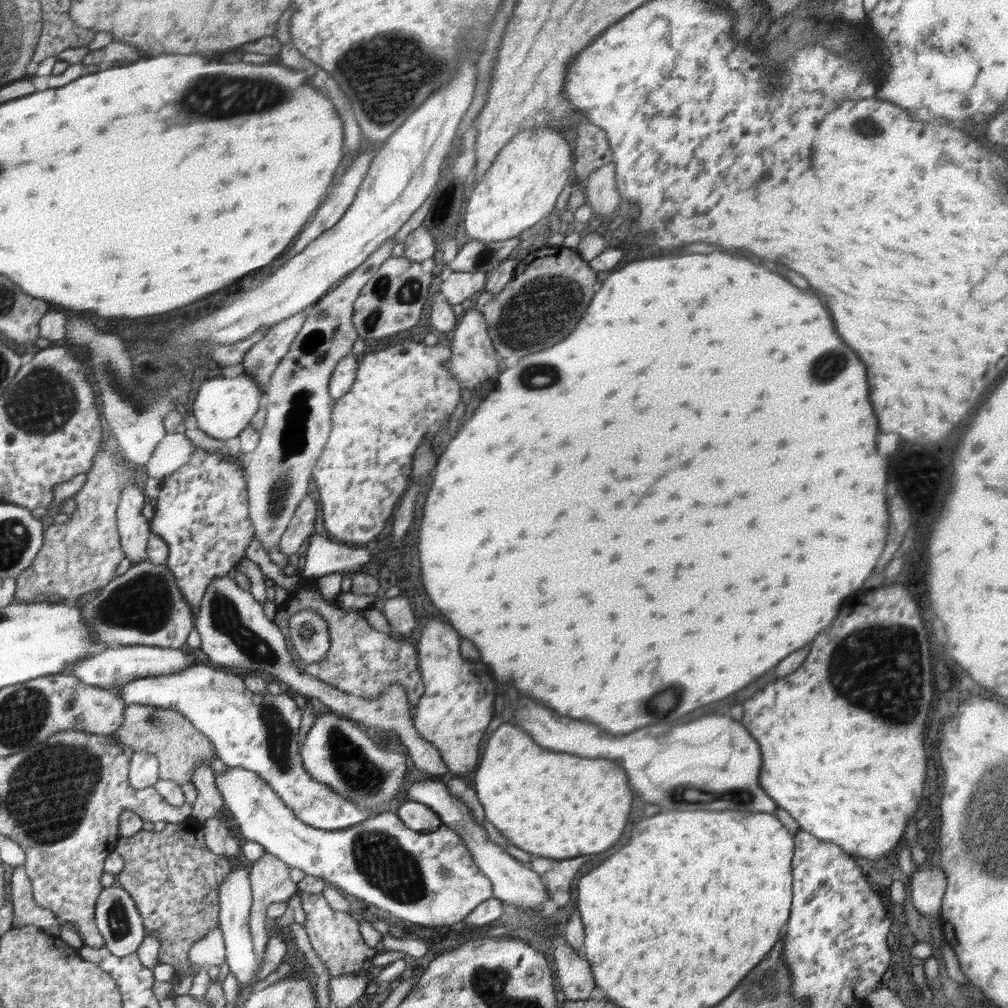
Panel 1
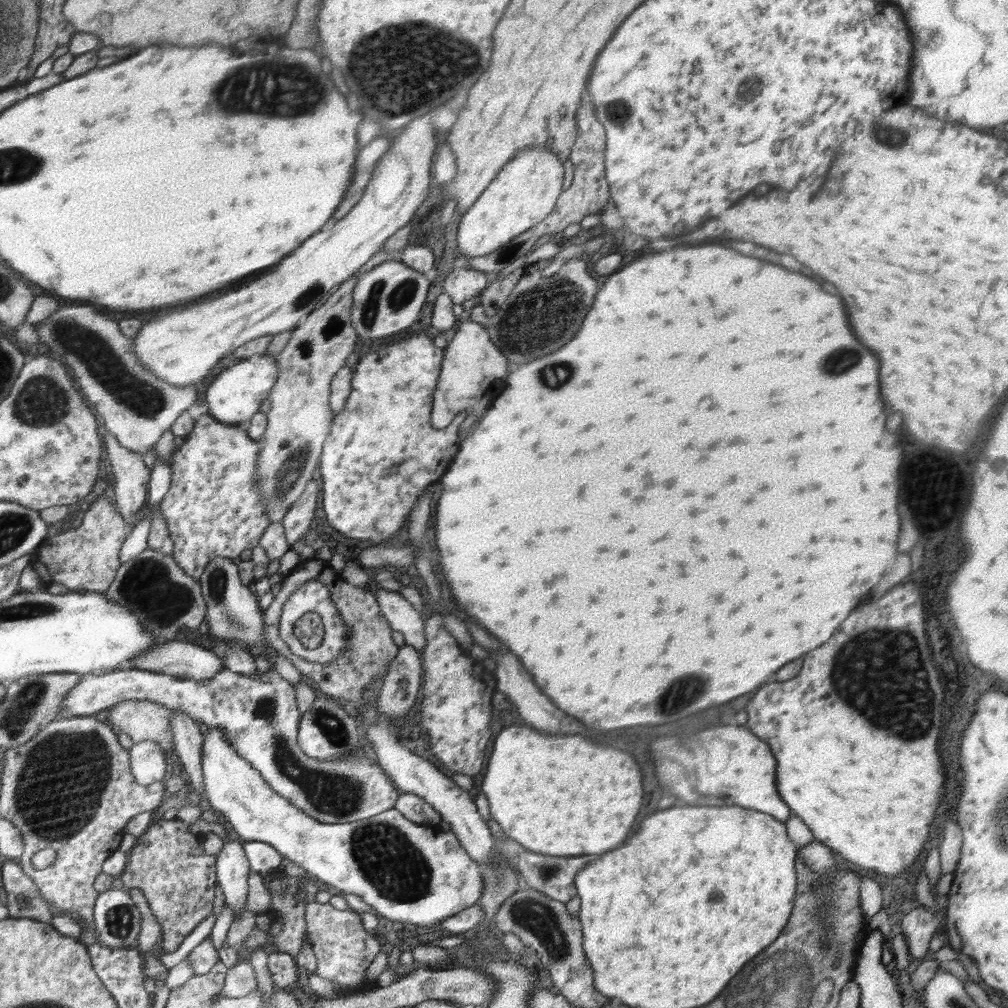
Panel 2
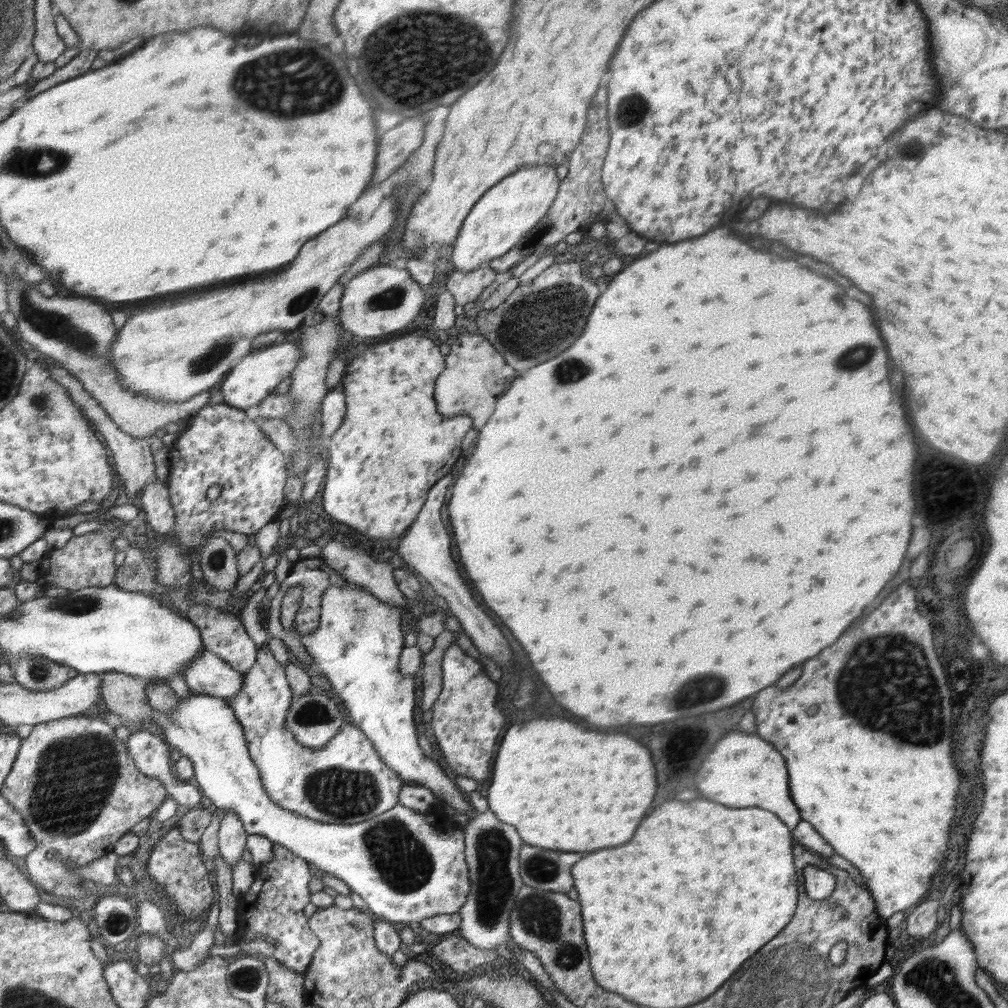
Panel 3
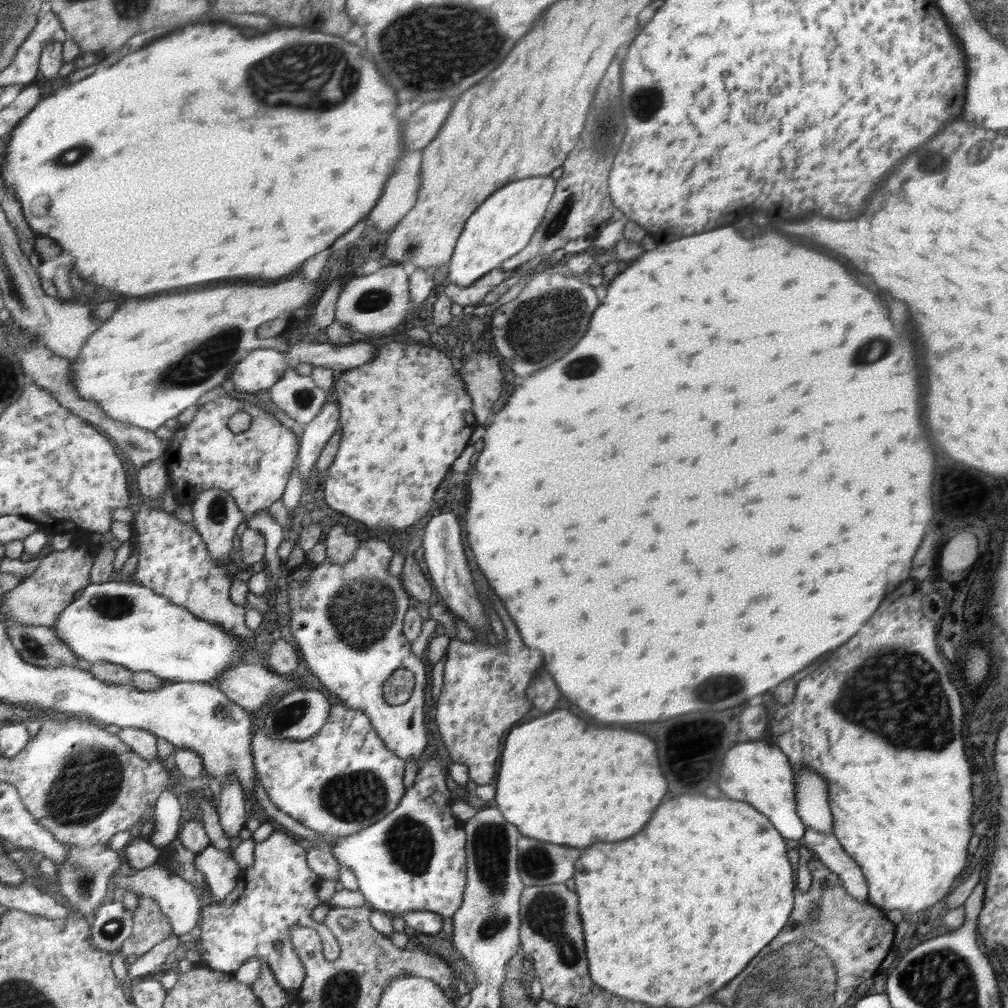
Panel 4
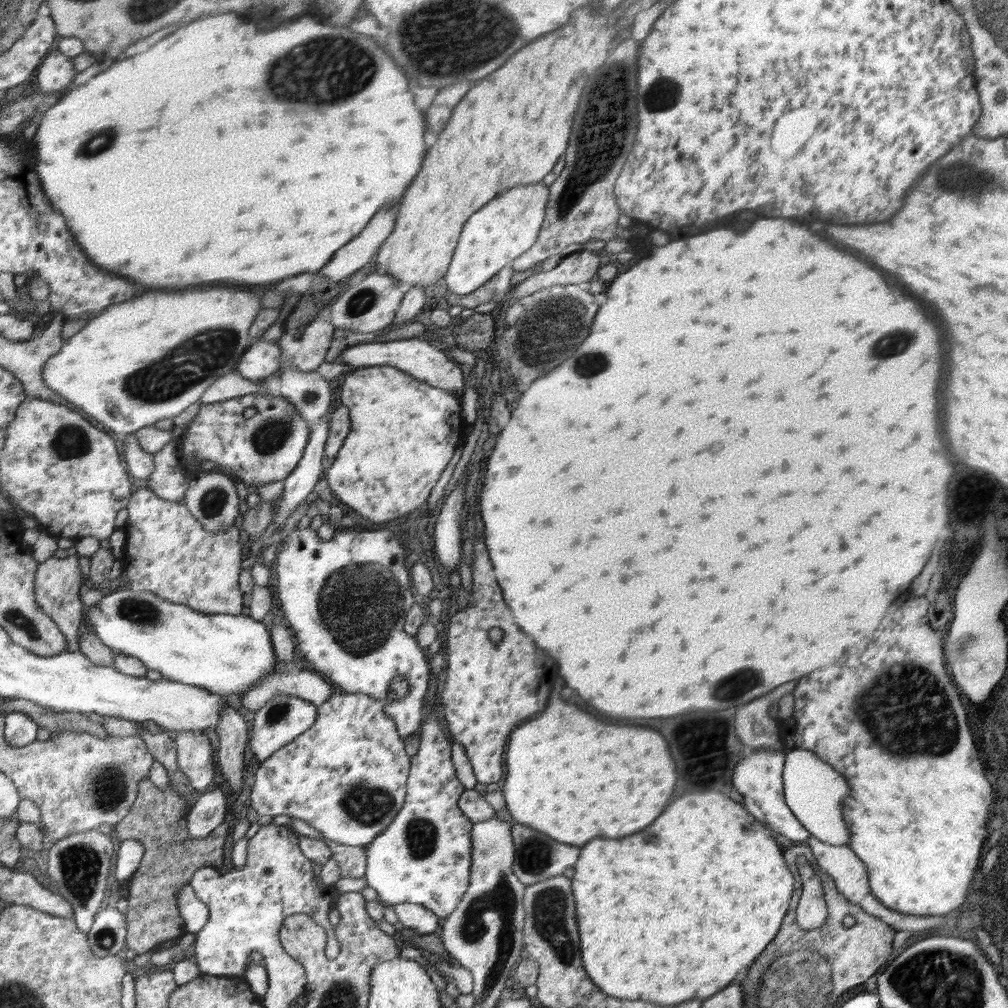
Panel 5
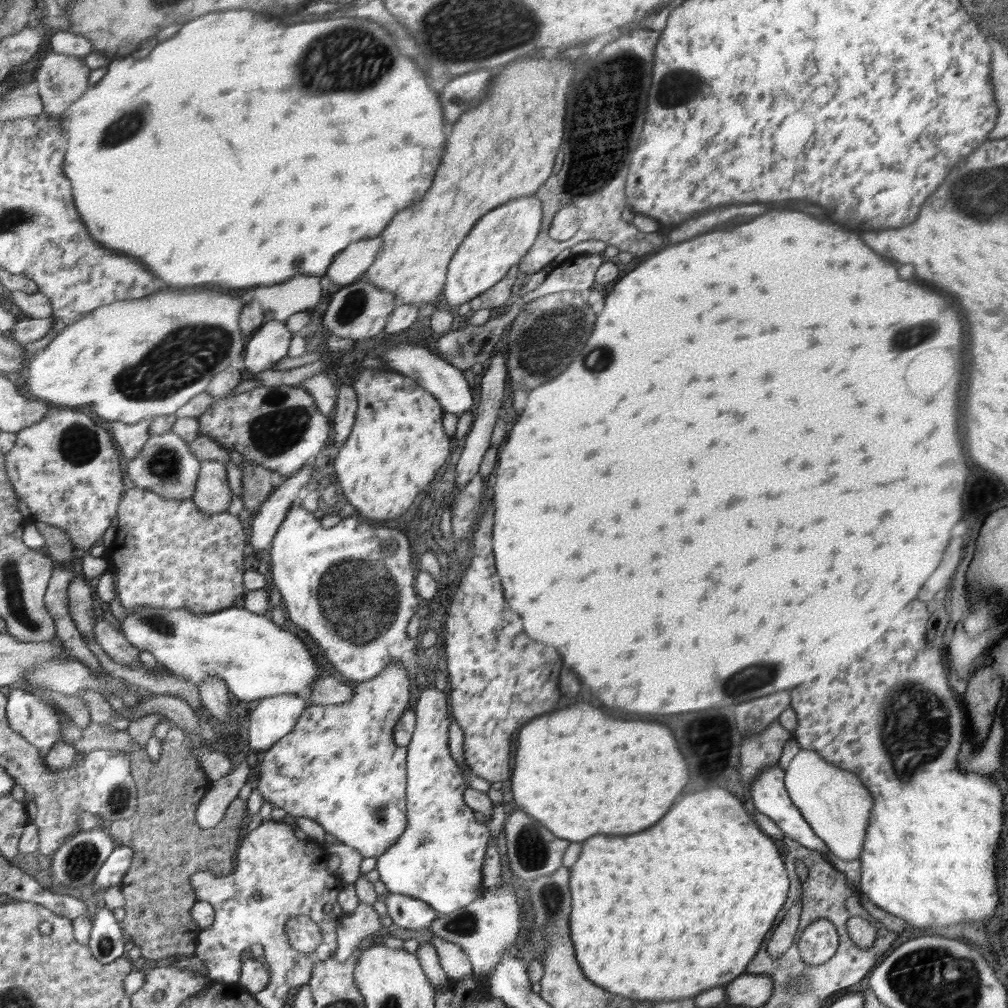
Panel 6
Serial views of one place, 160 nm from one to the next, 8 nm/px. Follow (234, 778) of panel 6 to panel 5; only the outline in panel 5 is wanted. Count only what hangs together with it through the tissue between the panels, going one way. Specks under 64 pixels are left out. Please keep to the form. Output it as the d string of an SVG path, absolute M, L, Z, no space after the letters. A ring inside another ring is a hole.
M226 784L212 792L204 792L188 814L188 836L206 838L216 828L230 819L232 799Z

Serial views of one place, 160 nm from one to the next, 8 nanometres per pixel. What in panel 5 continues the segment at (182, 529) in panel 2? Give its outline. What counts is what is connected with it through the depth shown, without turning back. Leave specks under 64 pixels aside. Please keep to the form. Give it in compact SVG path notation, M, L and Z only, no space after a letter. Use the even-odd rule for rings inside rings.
M246 394L212 404L203 404L198 414L190 421L187 430L177 442L180 448L180 459L187 470L194 473L200 471L202 461L216 464L213 470L222 472L224 476L236 476L247 488L284 480L290 472L294 472L308 442L308 426L295 406L282 396L272 394ZM246 408L254 408L256 413L251 418L243 416Z

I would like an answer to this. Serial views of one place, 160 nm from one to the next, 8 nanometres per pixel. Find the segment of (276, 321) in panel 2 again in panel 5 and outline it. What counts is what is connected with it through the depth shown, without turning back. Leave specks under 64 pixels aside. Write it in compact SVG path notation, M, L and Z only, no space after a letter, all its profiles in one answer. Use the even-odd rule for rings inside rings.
M228 288L194 290L194 292L168 292L168 294L166 292L160 292L160 294L150 292L150 294L144 294L140 298L128 300L126 304L116 304L110 310L104 310L104 314L98 314L95 318L90 319L90 322L84 328L65 340L63 349L57 352L45 365L43 379L50 389L63 396L72 406L82 408L89 417L93 416L98 422L102 422L114 432L124 435L135 433L146 426L156 424L158 420L178 417L184 410L200 401L204 391L211 384L214 384L217 378L234 370L236 362L240 360L240 356L244 352L247 352L252 343L252 337L248 335L248 329L260 310L262 310L260 294L256 294L256 292L232 292L230 294ZM284 364L279 377L279 396L291 402L306 422L316 421L329 414L332 390L328 381L316 371L302 372Z

